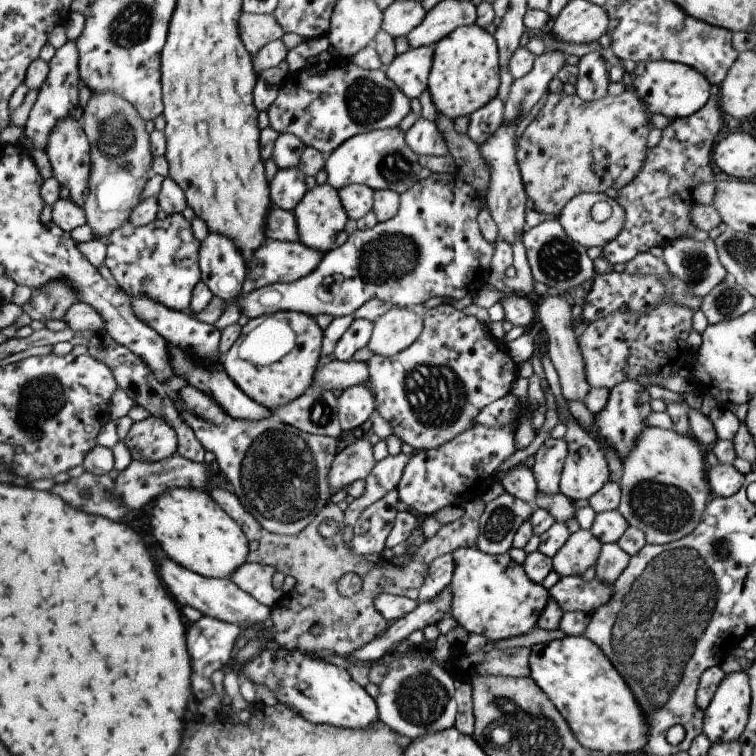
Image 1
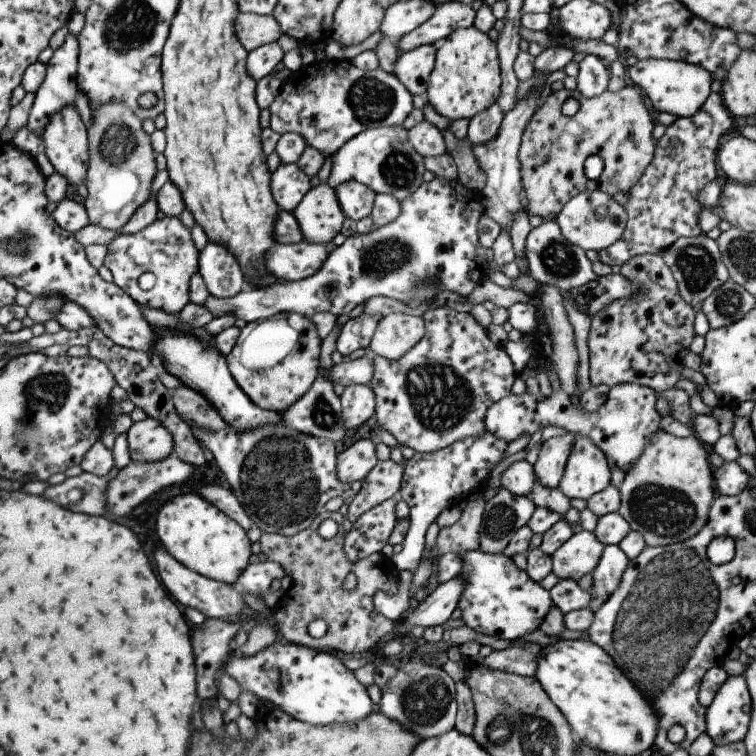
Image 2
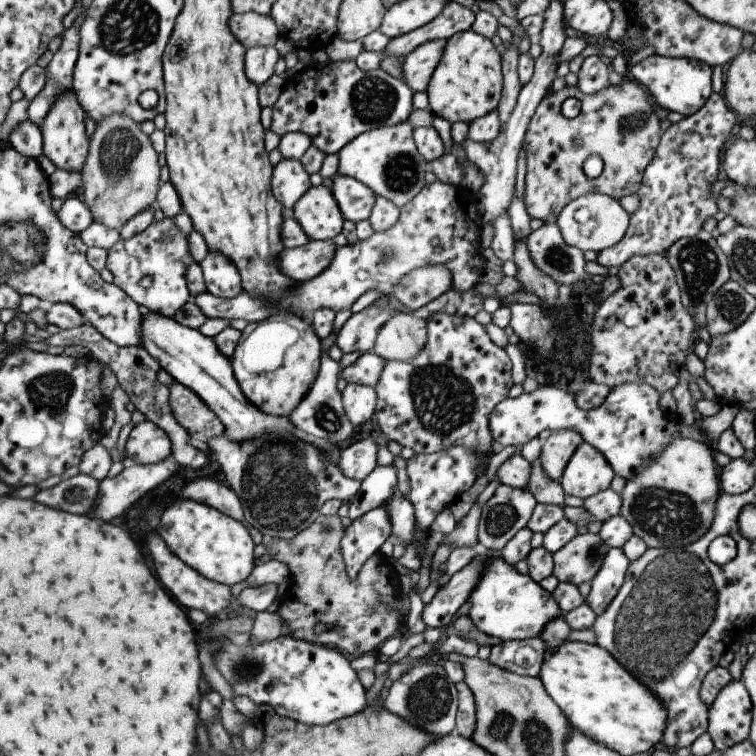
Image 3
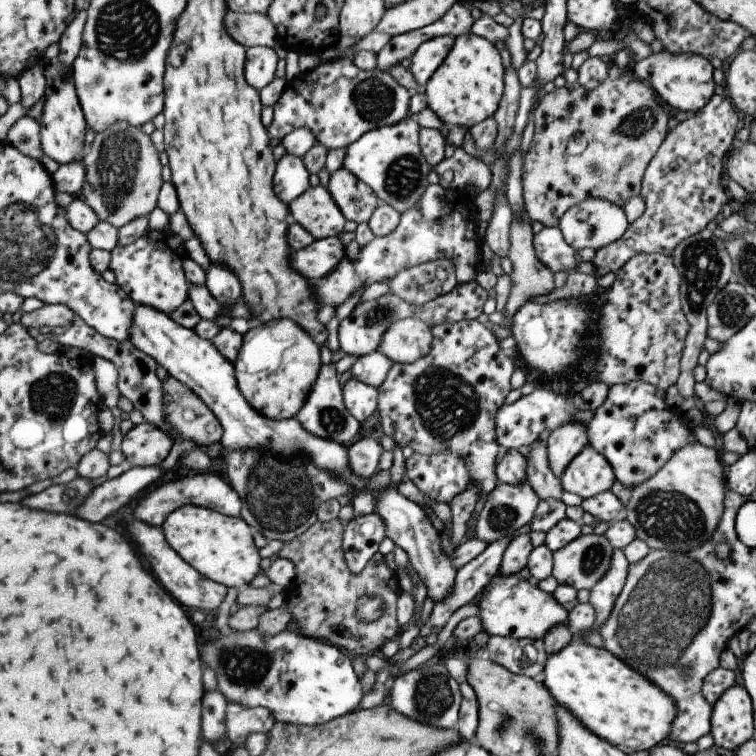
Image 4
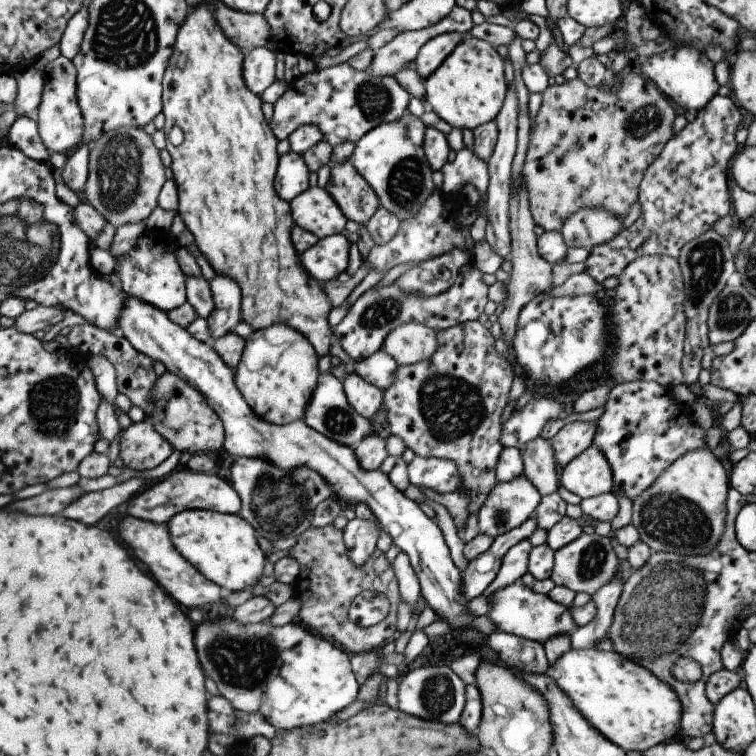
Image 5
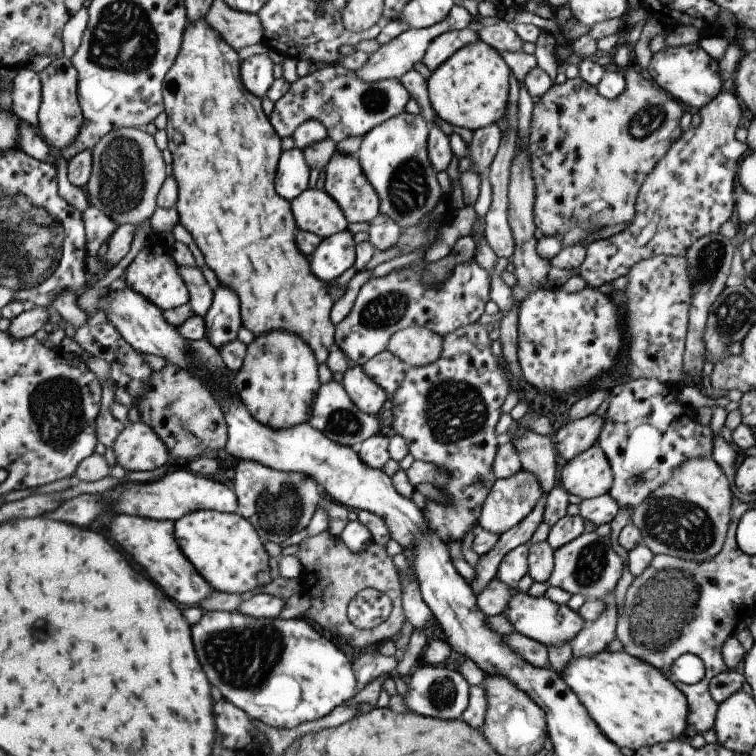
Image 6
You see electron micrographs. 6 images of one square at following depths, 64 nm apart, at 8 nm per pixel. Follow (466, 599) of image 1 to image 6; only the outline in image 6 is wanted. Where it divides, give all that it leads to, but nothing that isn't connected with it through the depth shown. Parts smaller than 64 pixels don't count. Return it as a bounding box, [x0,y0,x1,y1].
[500,587,585,647]

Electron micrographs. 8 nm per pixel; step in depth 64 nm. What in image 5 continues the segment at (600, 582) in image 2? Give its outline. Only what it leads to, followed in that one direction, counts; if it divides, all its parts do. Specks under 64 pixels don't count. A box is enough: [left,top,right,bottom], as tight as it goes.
[569,566,622,650]

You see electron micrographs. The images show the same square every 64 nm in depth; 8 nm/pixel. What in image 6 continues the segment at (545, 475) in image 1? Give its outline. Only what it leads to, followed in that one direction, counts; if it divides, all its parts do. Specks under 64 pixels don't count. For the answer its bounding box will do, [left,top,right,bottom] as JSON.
[551,414,603,462]

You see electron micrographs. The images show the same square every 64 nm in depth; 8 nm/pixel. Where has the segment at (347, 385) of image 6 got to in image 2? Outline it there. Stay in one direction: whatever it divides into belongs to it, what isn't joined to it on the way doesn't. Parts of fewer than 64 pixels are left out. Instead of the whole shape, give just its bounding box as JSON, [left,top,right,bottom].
[339,385,374,429]

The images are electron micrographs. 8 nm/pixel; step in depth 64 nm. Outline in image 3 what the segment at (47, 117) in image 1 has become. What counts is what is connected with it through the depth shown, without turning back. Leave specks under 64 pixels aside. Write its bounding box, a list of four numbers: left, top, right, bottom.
[26,26,79,126]

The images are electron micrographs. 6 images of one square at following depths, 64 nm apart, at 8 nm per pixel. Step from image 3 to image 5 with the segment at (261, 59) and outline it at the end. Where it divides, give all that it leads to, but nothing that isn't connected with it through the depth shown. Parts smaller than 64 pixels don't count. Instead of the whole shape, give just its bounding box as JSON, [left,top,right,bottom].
[242,46,275,96]

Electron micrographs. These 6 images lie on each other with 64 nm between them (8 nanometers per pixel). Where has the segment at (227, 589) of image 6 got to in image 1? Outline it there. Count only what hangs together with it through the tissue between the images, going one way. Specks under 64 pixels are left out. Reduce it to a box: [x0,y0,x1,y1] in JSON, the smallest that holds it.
[151,487,246,579]

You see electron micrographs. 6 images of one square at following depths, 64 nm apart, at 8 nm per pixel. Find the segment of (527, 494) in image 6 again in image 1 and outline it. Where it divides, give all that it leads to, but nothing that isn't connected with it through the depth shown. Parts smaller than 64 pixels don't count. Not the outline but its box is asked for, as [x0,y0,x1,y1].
[475,494,532,555]

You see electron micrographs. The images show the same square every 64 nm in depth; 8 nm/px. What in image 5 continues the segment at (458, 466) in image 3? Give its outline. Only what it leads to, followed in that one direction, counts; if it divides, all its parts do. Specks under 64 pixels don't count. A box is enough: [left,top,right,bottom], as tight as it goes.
[406,455,462,494]

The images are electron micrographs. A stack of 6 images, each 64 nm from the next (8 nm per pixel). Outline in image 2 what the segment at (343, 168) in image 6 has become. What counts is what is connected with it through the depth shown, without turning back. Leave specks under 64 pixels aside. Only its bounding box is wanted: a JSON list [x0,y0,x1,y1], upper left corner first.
[334,181,374,223]

